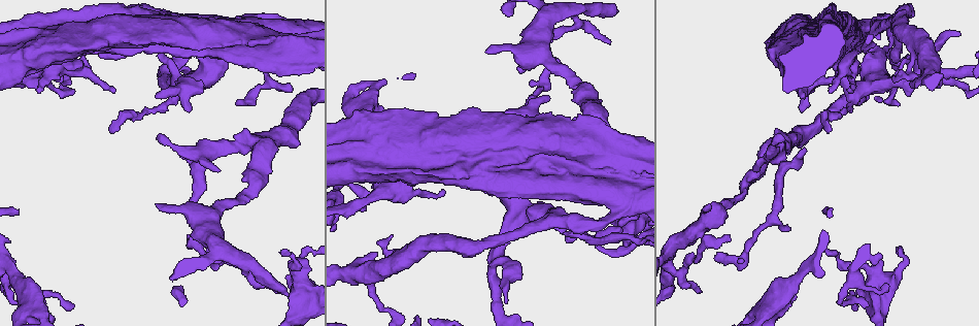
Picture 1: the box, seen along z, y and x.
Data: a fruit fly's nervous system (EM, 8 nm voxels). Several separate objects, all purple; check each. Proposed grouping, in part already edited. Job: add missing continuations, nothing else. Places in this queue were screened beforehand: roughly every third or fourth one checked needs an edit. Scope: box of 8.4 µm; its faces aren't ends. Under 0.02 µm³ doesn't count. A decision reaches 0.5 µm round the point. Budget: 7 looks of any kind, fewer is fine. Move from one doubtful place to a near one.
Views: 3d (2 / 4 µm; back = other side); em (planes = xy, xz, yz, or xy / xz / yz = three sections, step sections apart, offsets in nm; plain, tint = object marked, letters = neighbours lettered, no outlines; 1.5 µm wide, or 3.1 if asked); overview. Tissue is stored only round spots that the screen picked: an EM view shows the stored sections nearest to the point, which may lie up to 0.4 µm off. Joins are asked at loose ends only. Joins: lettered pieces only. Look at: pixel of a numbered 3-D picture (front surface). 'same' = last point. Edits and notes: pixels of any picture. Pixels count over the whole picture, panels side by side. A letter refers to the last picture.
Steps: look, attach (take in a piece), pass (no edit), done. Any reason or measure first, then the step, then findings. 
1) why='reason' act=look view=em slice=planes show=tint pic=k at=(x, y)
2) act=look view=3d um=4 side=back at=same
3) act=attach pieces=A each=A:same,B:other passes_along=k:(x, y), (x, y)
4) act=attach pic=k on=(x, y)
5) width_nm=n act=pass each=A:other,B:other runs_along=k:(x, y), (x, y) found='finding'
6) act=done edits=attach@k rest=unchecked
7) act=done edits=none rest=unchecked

why='tapers out' act=look view=3d um=4 pic=1 at=(283, 252)

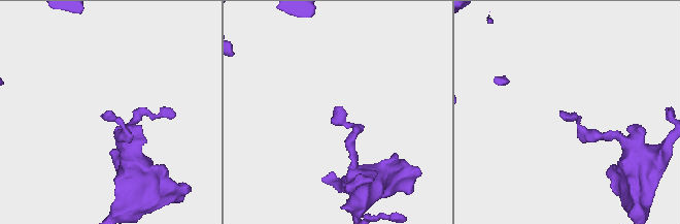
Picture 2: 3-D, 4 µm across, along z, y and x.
why='need the tissue' act=look view=em slice=planes show=tint pic=2 at=(104, 116)

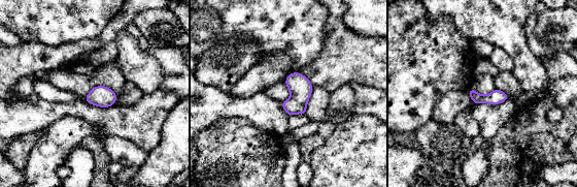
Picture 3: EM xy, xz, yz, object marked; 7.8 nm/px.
act=look view=em slice=planes show=letters at=same

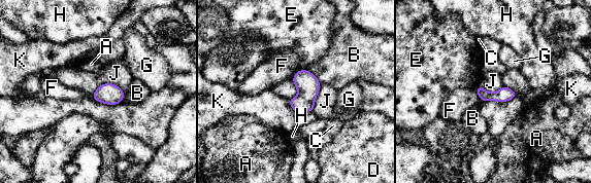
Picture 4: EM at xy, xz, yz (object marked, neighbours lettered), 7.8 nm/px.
longest_contact=J:260nm act=pass each=A:other,B:other,C:other,D:other,E:other,F:other,G:other,H:other,J:other,K:other found='no lettered piece goes on from it'

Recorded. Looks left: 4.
why='branch stops here' act=look view=3d um=4 pic=1 at=(445, 192)

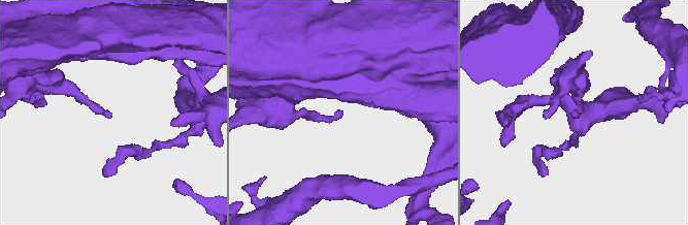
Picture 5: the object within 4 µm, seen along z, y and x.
act=look view=em slice=planes show=letters pic=5 at=(573, 118)

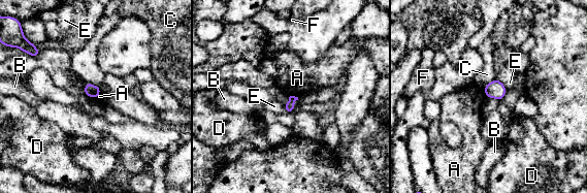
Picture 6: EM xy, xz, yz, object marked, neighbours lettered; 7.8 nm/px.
act=pass each=A:other,B:other,C:other,D:other,E:other,F:other border=6:(483, 88), (487, 97) found='no lettered piece goes on from it'

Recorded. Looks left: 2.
act=look view=3d um=4 pic=1 at=(829, 92)

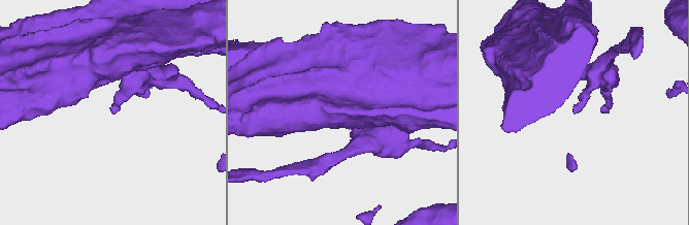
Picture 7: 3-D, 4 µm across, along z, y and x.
act=look view=em slice=planes show=letters pic=7 at=(114, 113)

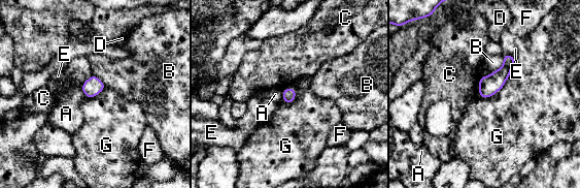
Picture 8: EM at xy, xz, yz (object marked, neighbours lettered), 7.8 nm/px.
longest_contact=G:420nm act=pass each=A:other,B:other,C:other,D:other,E:other,F:other,G:other border=8:(516, 58), (505, 84), (480, 97) found='none of them fits'

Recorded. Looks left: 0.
act=done edits=none rest=unchecked

